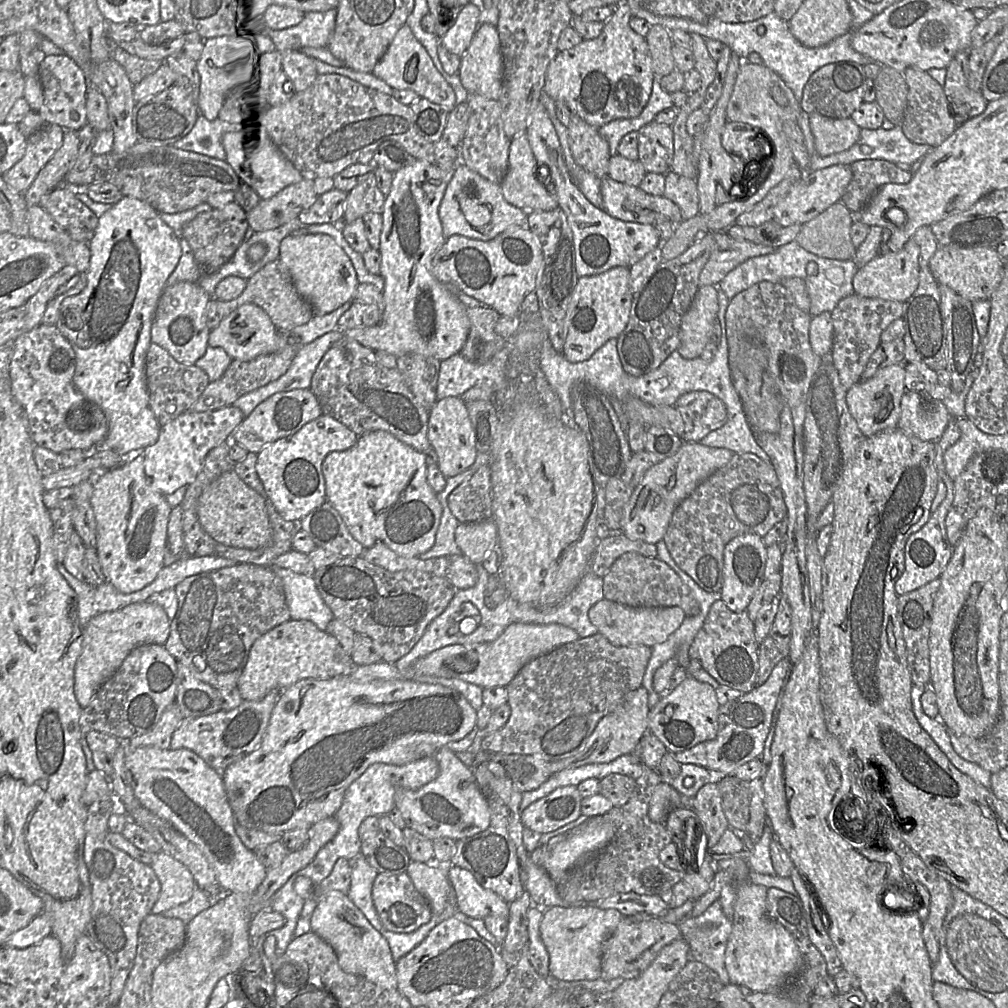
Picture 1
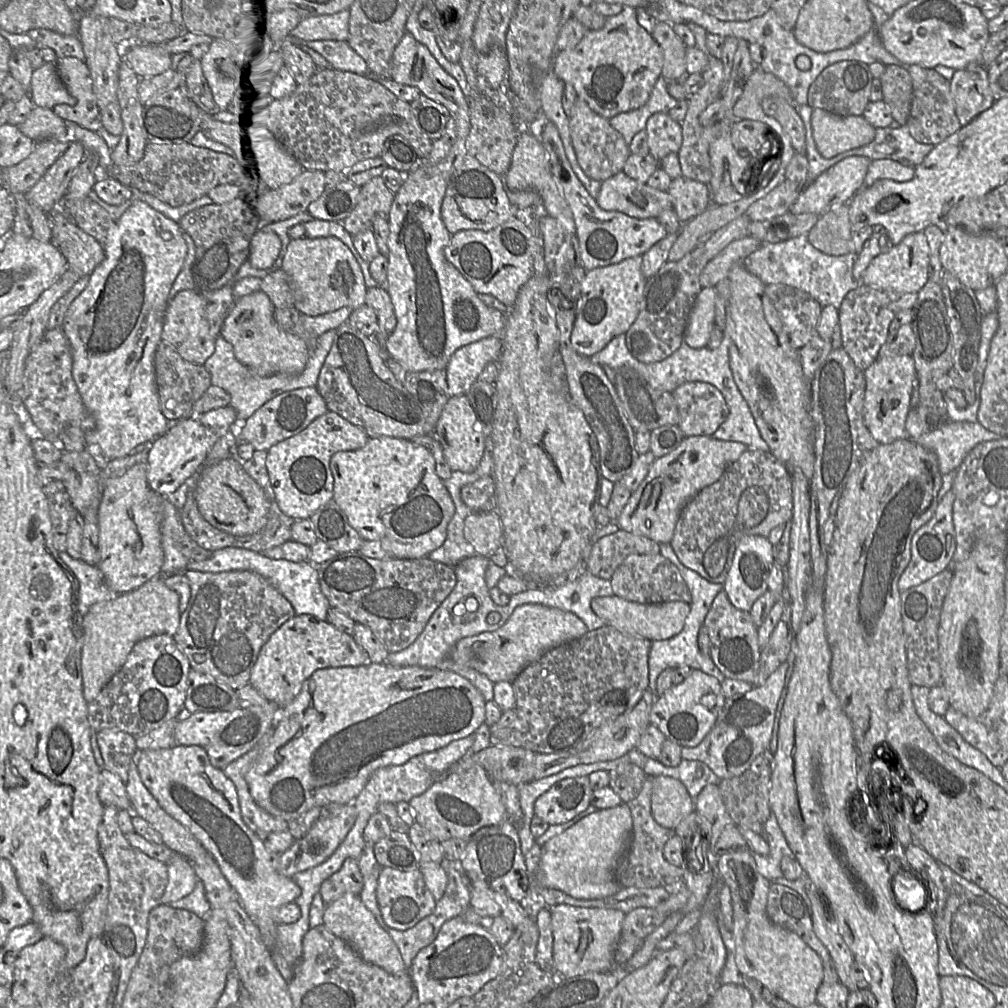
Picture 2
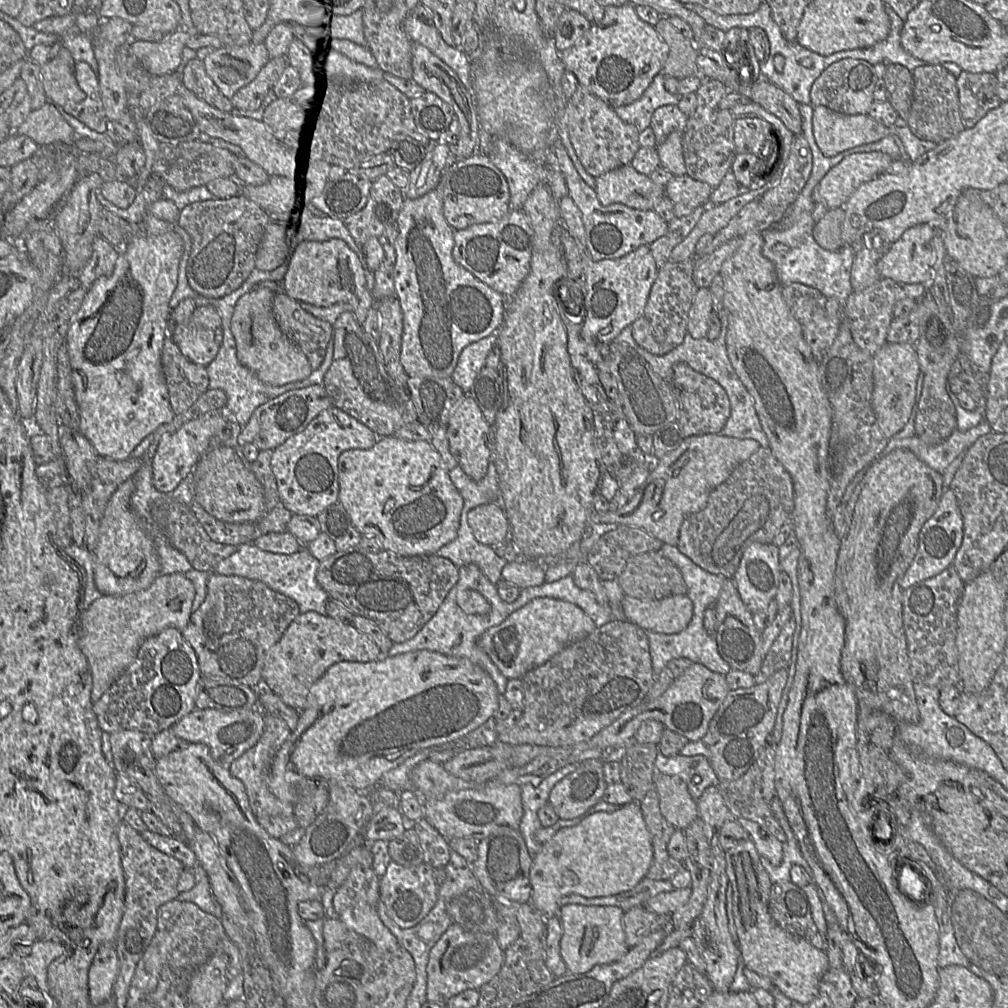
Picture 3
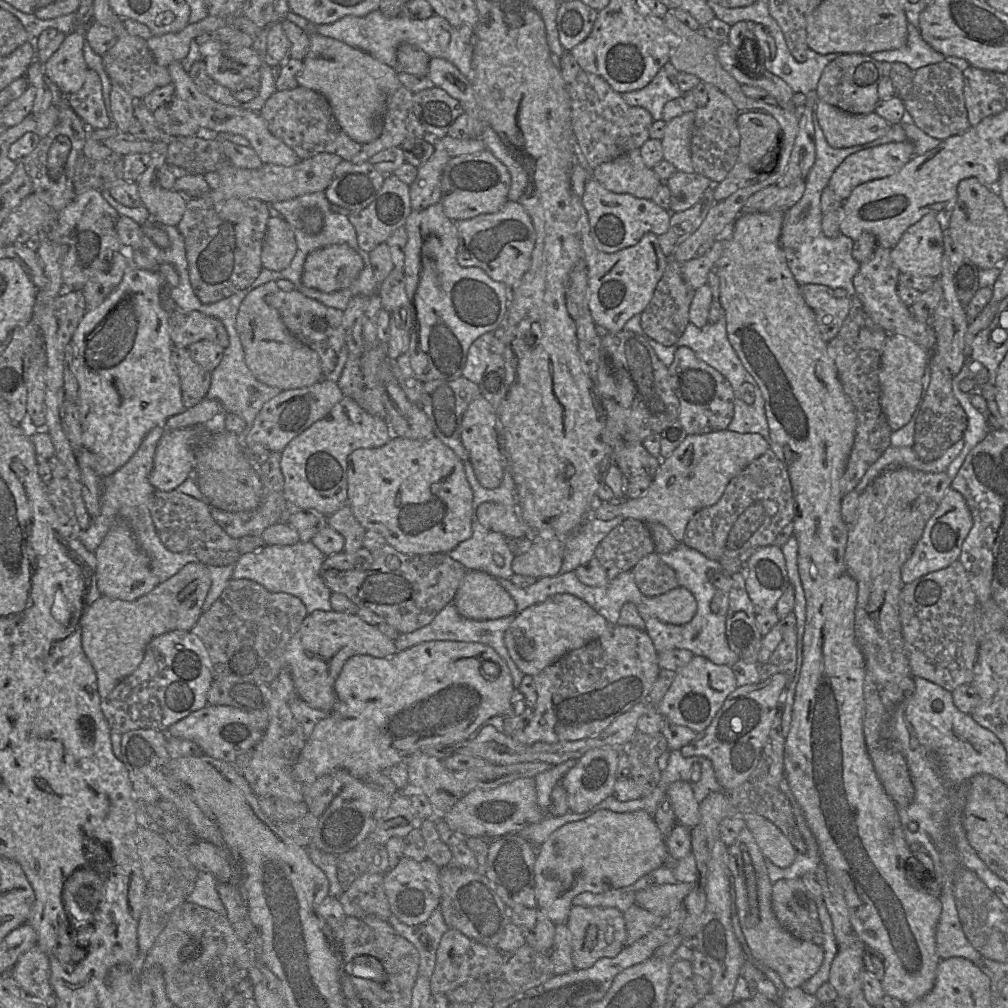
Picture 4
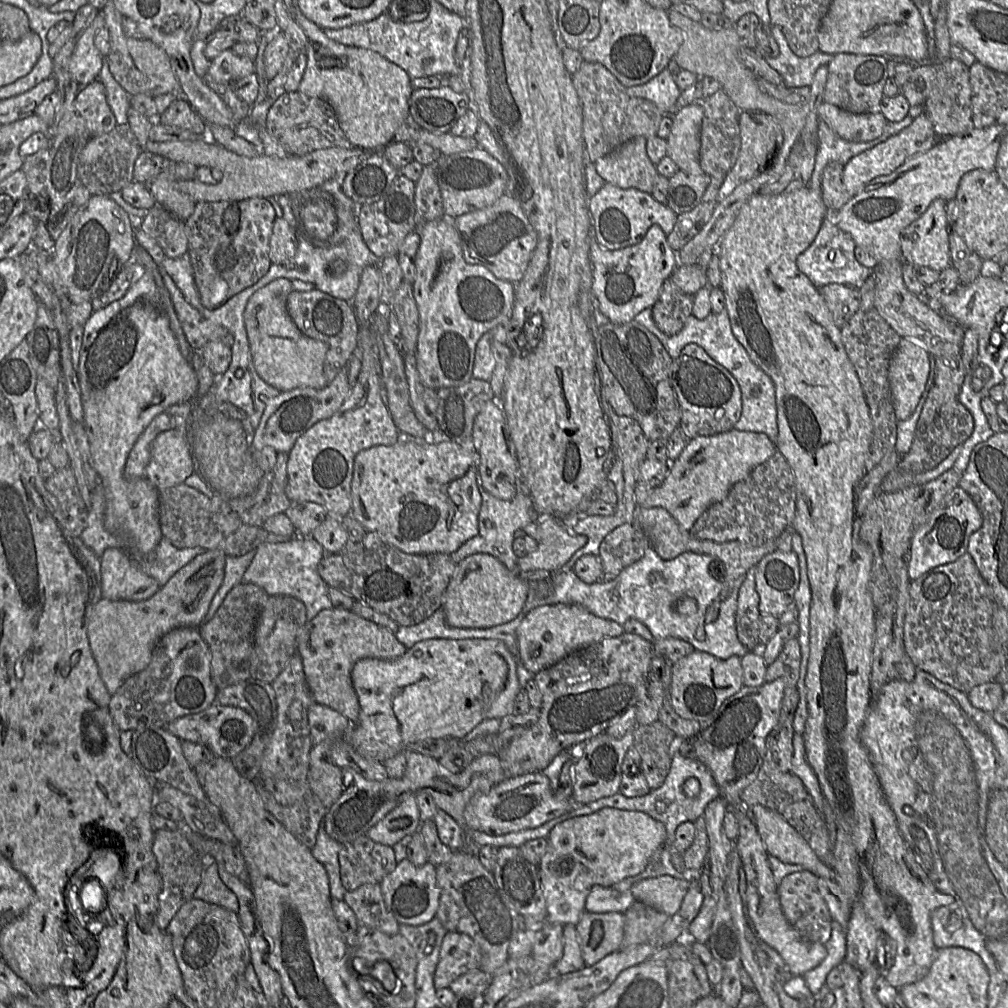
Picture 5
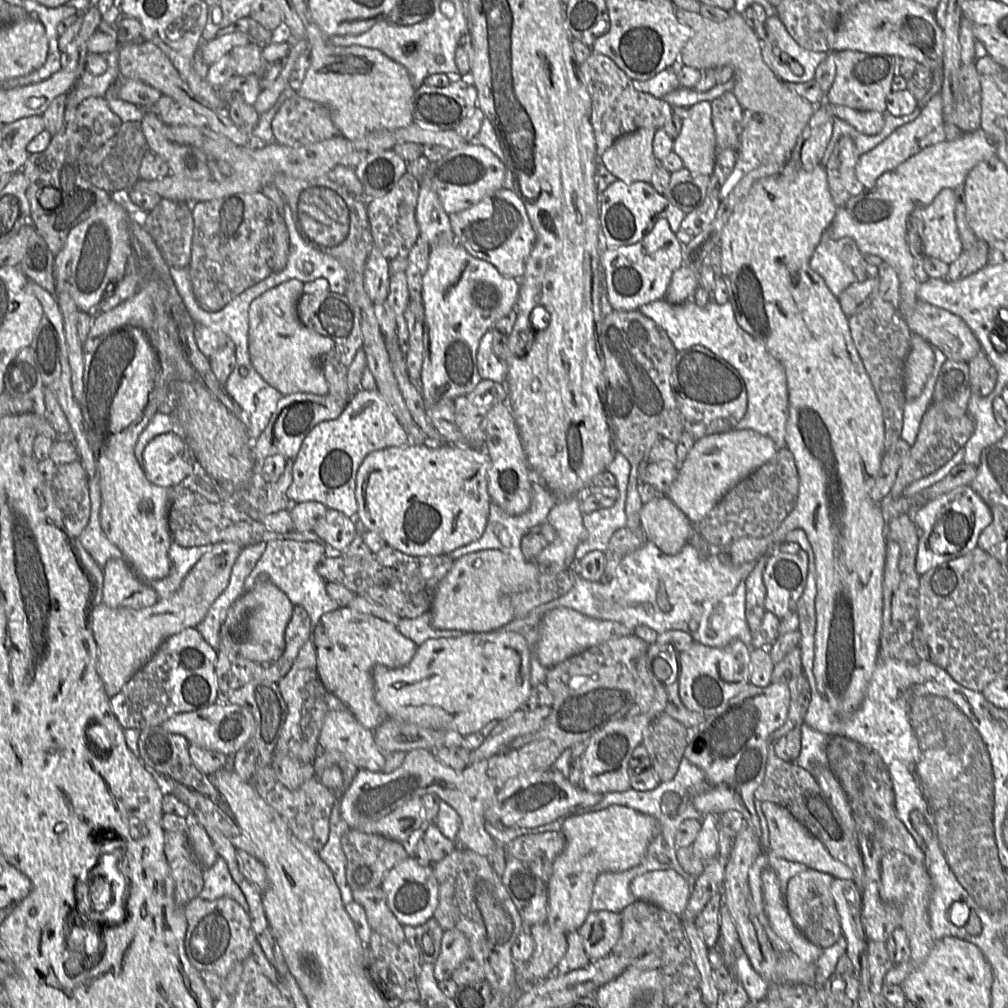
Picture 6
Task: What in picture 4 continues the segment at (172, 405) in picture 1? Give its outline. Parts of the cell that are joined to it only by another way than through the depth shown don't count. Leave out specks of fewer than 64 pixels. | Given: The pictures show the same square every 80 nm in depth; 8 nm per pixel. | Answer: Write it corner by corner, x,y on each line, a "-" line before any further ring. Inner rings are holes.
175,344
171,350
171,360
180,379
183,406
189,409
206,397
210,388
211,372
198,364
188,349

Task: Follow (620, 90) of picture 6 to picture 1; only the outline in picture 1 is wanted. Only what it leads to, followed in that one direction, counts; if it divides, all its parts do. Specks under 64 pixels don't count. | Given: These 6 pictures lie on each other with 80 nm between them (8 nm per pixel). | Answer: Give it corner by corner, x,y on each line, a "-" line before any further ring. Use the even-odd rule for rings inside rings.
572,113
568,129
570,148
576,163
601,179
608,177
612,155
608,141
599,133
599,127

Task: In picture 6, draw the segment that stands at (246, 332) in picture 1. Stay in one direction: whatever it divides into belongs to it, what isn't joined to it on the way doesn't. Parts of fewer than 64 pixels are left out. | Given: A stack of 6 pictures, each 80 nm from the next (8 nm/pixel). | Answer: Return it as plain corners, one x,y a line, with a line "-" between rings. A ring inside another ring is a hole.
285,281
255,298
249,306
249,355
252,366
282,395
310,393
325,395
328,385
318,359
334,347
331,338
305,327
297,315
304,282

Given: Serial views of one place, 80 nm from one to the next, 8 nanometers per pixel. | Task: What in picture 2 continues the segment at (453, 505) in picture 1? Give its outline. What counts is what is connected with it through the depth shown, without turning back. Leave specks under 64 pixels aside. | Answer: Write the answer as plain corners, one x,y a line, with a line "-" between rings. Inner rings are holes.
485,475
461,488
460,497
472,512
496,509
495,485
493,477

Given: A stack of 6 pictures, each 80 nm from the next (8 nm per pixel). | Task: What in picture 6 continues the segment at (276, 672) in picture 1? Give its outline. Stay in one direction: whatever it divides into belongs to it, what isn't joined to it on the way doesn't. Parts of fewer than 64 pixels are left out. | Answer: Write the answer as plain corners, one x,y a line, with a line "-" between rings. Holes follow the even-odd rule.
349,606
324,613
320,622
312,627
311,640
316,649
317,673
326,690
336,696
365,728
375,730
382,725
388,719
388,715
375,700
373,668
379,664
388,668
400,668
407,665
413,658
418,645
403,636
396,625
371,614
358,612

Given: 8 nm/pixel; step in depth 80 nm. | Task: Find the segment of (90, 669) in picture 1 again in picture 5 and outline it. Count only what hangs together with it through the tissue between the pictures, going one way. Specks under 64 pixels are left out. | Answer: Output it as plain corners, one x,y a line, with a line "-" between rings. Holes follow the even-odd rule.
208,550
178,570
150,598
143,601
102,598
91,607
87,636
100,677
112,696
134,674
145,669
153,649
166,633
177,628
199,628
223,577
226,555

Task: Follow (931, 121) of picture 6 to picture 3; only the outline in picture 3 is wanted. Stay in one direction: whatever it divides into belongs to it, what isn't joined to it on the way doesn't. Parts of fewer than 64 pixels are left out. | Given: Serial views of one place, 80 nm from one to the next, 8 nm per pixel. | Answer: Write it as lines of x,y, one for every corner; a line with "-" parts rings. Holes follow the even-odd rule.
881,151
854,153
832,167
814,190
814,200
823,202
830,209
843,207
860,185
886,173
894,159

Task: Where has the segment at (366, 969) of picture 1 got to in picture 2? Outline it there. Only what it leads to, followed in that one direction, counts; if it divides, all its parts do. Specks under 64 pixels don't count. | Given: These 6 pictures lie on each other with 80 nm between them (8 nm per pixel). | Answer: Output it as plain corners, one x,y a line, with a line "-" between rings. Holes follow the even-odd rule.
344,895
327,904
323,913
323,925
332,934
348,943
364,961
393,975
409,974
397,945
358,895

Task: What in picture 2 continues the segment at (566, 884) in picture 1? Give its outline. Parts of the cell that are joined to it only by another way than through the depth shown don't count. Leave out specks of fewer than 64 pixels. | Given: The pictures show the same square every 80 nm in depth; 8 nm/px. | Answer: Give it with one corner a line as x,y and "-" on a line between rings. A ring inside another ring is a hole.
647,775
640,793
628,805
633,820
631,838
619,856
614,868
614,877
621,888
666,887
682,878
682,869
670,864
663,856
666,842
675,835
674,829
659,825
651,812
651,794
654,776

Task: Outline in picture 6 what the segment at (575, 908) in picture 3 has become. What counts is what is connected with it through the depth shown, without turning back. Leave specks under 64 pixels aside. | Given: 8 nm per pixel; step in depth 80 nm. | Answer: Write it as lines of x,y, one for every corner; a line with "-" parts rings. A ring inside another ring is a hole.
591,911
578,932
590,961
596,961
611,953
618,942
621,916
610,911

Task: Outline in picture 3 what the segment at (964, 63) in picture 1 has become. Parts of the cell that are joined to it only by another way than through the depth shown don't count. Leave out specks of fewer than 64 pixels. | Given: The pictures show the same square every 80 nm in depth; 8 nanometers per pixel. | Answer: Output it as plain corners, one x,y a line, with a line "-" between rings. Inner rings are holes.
962,71
957,76
959,109
965,128
972,128
1003,101
996,93
995,73

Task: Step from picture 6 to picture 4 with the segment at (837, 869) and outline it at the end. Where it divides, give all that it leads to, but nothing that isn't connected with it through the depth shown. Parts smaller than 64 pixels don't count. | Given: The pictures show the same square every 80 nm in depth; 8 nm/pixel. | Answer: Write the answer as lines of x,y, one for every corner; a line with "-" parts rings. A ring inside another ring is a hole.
756,813
742,816
766,860
780,868
790,866
798,852
787,836
771,821

